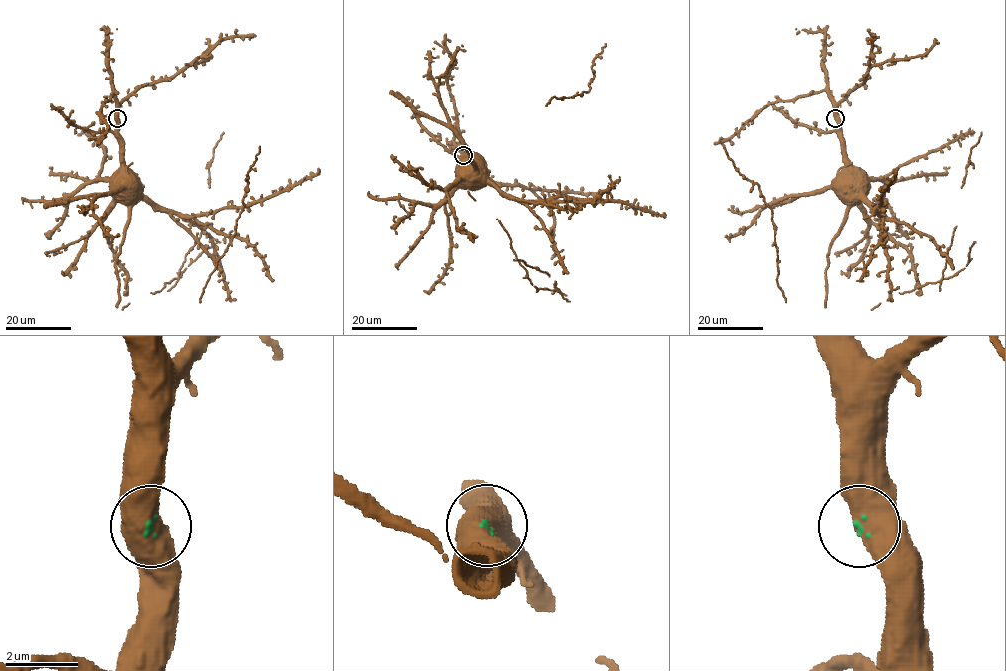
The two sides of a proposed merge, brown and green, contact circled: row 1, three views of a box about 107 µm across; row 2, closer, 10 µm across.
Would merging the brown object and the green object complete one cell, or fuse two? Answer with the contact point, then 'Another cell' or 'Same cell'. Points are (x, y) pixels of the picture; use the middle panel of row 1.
Place: (463, 155). Same cell

